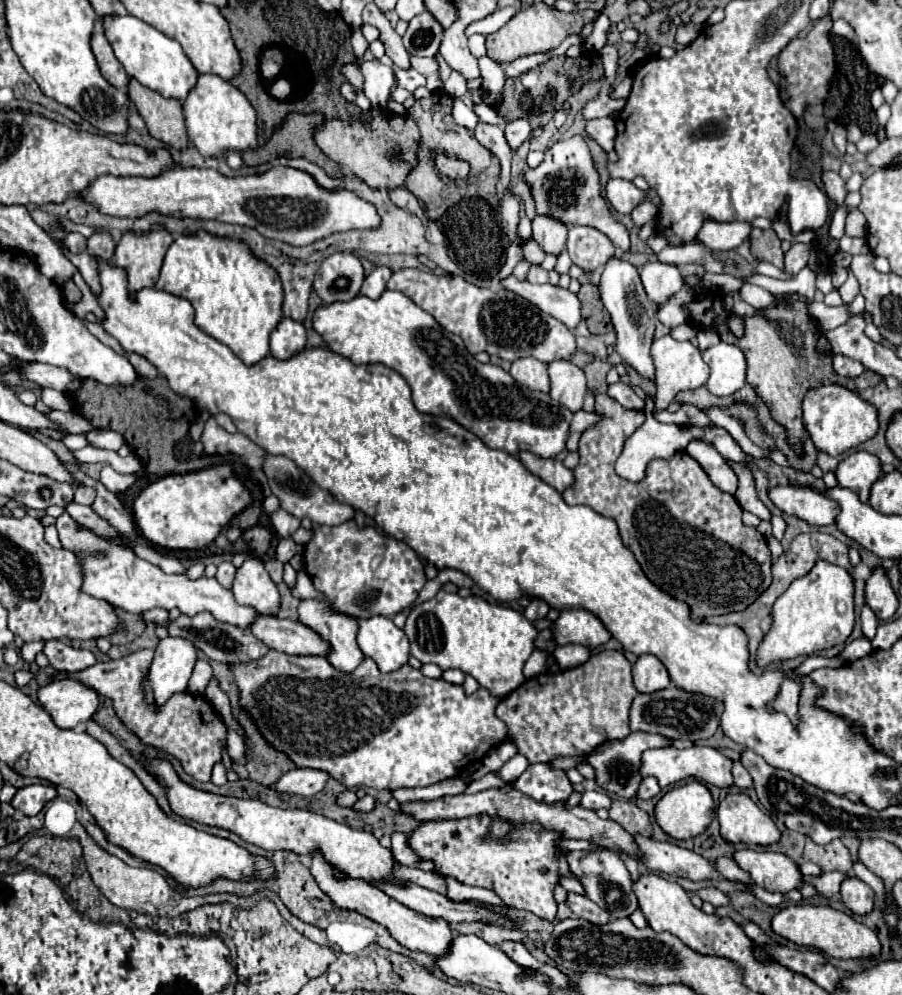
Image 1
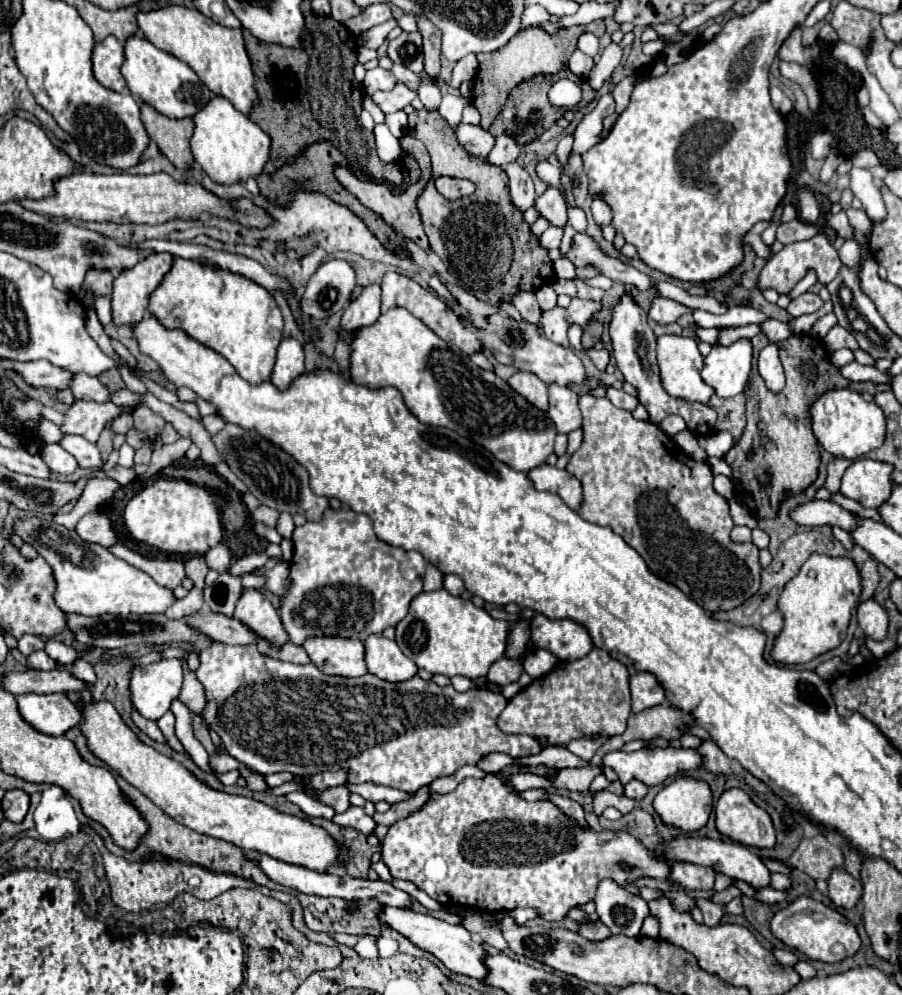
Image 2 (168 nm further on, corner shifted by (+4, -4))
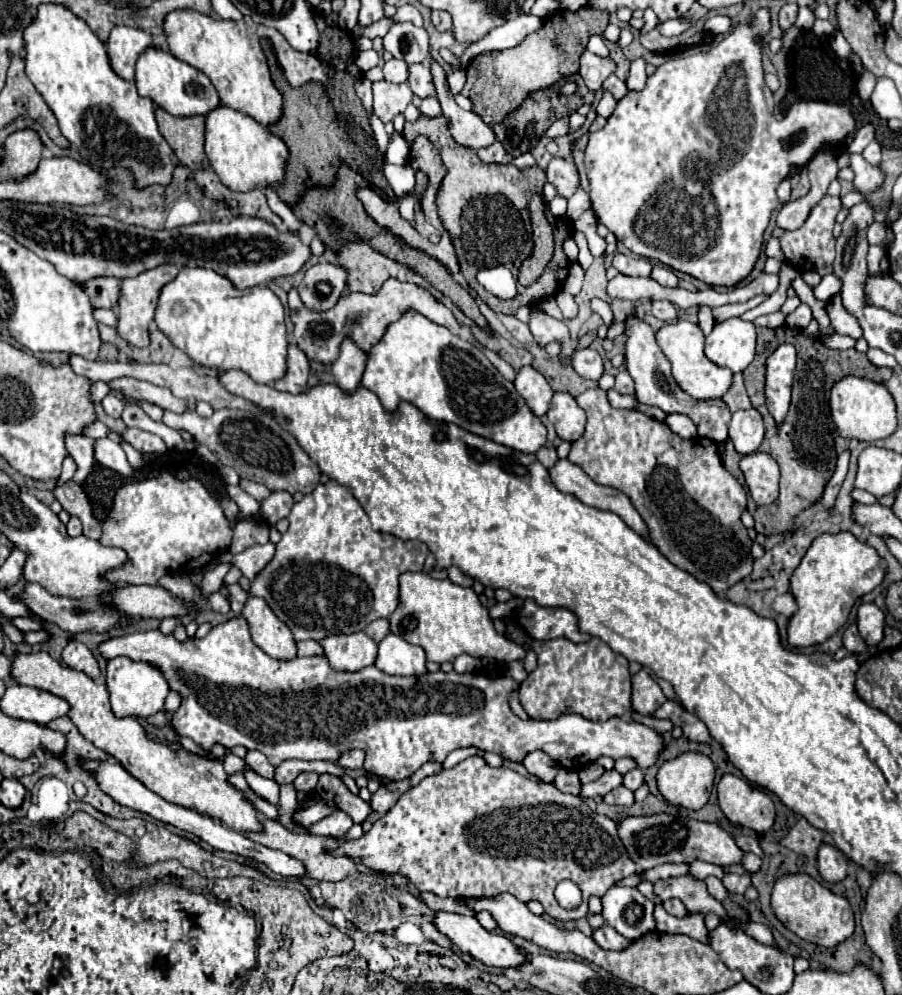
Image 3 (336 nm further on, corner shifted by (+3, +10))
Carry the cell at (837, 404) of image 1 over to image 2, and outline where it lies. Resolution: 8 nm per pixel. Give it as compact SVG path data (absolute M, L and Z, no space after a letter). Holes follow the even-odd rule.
M836 389L824 393L812 405L812 429L818 443L832 455L858 459L860 455L882 447L886 437L886 415L874 401L866 401L860 393L850 389Z

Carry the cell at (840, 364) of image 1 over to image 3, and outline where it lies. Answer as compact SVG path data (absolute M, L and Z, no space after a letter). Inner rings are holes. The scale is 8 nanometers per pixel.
M837 333L833 334L831 337L821 337L823 343L835 350L847 350L854 348L856 340L849 336L842 336Z

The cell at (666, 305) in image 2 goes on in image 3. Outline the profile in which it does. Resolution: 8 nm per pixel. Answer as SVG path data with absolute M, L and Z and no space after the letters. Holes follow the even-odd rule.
M655 301L653 303L653 315L661 321L673 321L677 317L677 309L669 301Z

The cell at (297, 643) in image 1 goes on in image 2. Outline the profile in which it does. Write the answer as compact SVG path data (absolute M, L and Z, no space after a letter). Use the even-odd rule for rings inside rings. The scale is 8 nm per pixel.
M208 609L198 611L198 613L192 613L192 615L184 617L184 621L190 627L194 627L196 631L202 631L212 641L220 641L220 643L228 643L228 645L248 645L248 643L258 643L260 641L240 621L230 619L226 615L212 613Z

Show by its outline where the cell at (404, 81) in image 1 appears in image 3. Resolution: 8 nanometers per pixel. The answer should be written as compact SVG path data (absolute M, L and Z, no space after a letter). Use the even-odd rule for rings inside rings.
M375 81L373 83L373 109L377 117L387 123L393 121L393 117L411 103L413 93L411 87L405 83L387 83L387 81Z

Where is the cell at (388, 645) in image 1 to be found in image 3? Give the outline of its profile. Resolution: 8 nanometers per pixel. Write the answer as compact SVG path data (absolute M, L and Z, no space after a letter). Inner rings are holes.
M389 633L379 643L375 665L389 675L423 675L427 673L425 661L425 651L421 647Z

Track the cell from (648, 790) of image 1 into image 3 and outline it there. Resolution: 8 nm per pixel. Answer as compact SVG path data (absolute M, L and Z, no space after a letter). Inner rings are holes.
M635 767L635 769L631 769L629 773L625 773L625 775L623 775L623 785L625 785L627 789L631 789L631 791L639 789L639 787L643 785L643 771L641 771L639 767Z

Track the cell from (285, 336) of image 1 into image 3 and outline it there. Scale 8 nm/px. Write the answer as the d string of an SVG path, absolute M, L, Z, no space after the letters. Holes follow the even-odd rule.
M291 343L287 351L287 373L281 379L277 379L273 387L279 391L301 393L307 387L307 377L309 377L309 359L297 345Z

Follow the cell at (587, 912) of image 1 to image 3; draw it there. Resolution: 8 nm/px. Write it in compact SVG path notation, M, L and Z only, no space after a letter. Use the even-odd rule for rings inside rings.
M607 923L593 931L593 939L595 939L597 945L603 947L603 949L625 949L625 947L629 945L629 941L627 941L623 935L619 935L619 933L617 933L611 925L607 925Z

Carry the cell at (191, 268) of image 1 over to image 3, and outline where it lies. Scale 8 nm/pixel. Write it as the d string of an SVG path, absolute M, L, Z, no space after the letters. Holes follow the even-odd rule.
M183 267L161 293L155 309L157 327L183 349L193 363L209 369L241 369L257 383L273 383L285 373L285 309L265 285L237 289L227 277L205 267Z

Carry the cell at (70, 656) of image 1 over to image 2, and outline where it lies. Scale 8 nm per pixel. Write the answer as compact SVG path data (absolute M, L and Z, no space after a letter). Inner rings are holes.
M76 659L72 663L72 675L80 681L84 681L86 685L94 685L96 683L96 673L94 673L94 667L90 663L86 663L84 659Z

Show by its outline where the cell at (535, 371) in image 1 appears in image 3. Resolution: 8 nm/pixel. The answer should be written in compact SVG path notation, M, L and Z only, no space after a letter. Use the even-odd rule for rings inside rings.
M525 365L517 371L517 377L513 383L515 383L517 393L527 401L527 405L531 405L531 411L543 417L553 397L553 389L547 383L547 379L535 367Z

